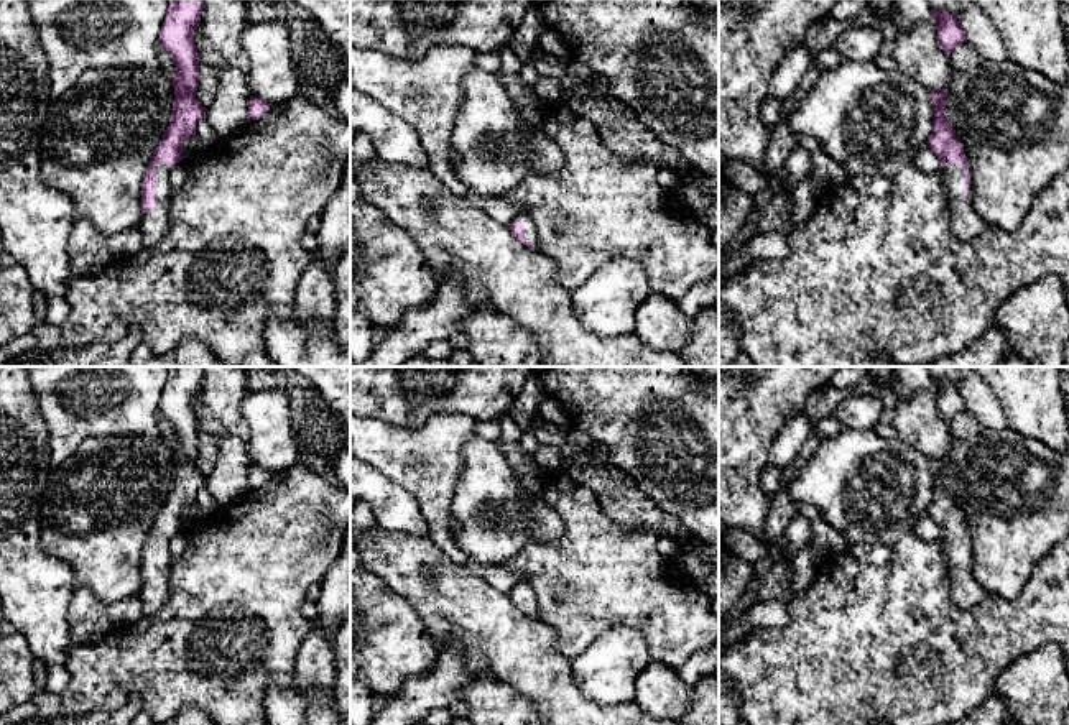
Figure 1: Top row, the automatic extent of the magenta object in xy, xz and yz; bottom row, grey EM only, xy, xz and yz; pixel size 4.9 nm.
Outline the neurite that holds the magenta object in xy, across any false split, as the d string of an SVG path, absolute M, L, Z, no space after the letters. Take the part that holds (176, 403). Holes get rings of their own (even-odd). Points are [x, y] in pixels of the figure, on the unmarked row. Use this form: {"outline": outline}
{"outline": "M171 367L158 409L173 424L176 441L171 446L174 470L171 490L153 520L143 557L143 585L138 592L143 616L155 615L166 603L169 587L171 538L184 526L183 513L196 503L196 493L207 477L196 467L199 454L199 426L194 398L204 376L204 367Z"}

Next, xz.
{"outline": "M520 582L511 592L510 592L511 602L518 607L520 612L531 618L539 616L539 605L536 602L536 593L533 587L526 582Z"}

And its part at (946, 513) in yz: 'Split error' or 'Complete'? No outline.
Split error

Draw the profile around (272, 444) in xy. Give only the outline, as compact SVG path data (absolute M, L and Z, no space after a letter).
M283 388L250 390L240 403L240 414L250 432L247 454L253 465L276 473L298 464L299 444Z

